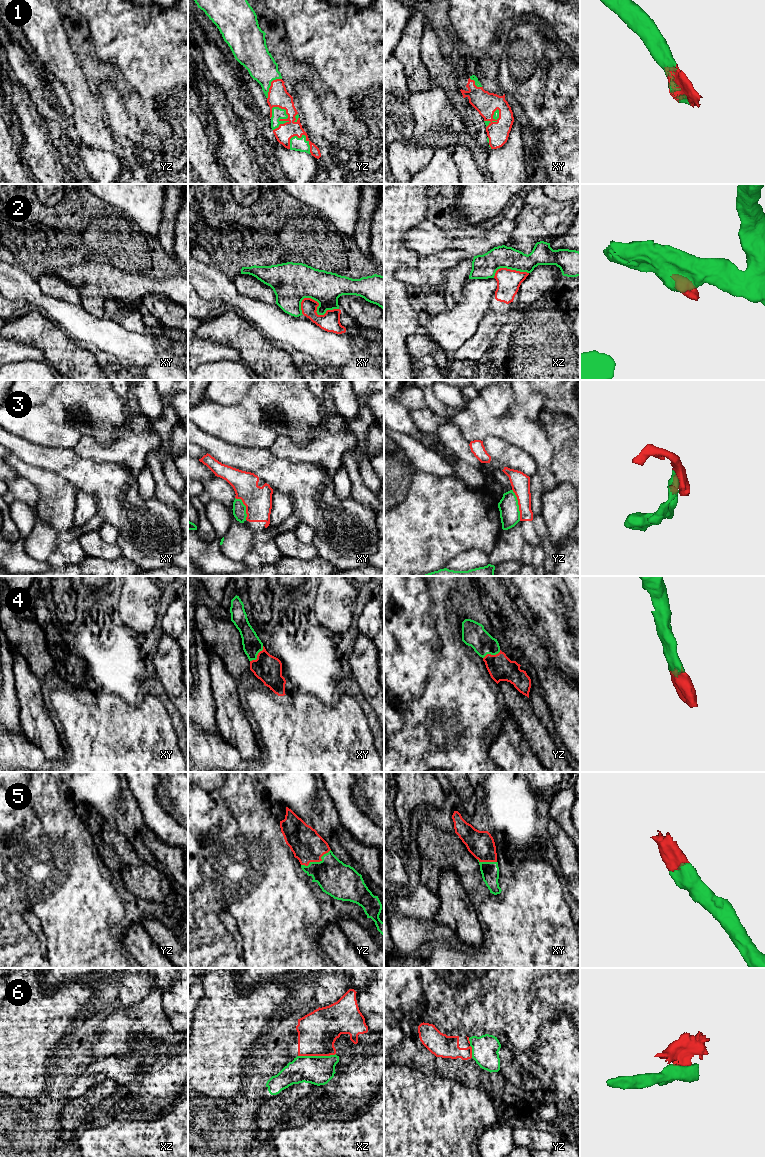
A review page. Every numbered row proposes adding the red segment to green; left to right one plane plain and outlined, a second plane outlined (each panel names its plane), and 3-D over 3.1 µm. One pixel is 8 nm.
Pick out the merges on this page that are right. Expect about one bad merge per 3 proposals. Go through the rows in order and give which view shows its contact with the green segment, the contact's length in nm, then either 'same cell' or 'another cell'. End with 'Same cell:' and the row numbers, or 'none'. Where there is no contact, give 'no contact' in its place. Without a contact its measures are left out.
1: meets green in yz; contact 200 nm long; same cell
2: meets green in xy; contact 320 nm long; another cell
3: meets green in yz; contact 260 nm long; another cell
4: meets green in xy; contact 170 nm long; same cell
5: meets green in yz; contact 280 nm long; same cell
6: meets green in xz; contact 300 nm long; another cell
Same cell: 1, 4, 5

